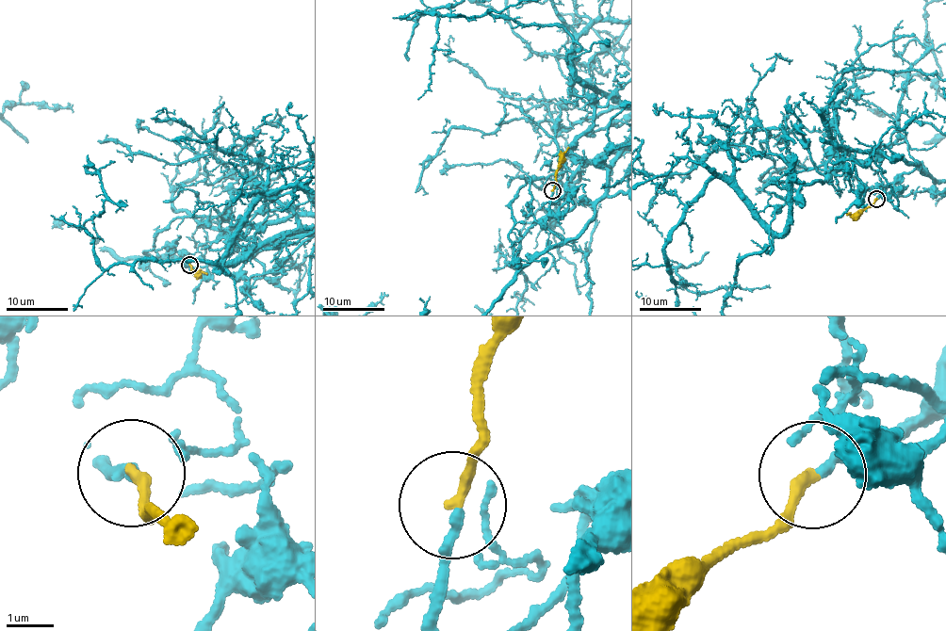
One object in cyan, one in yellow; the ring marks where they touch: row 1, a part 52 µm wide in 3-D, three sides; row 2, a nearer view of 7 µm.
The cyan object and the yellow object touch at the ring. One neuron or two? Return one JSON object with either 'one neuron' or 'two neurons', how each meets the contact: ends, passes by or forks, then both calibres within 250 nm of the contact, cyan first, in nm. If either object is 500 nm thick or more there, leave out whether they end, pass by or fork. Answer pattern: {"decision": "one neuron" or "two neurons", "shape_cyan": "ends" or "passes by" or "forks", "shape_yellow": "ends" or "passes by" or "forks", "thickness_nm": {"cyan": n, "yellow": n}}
{"decision": "one neuron", "shape_cyan": "forks", "shape_yellow": "ends", "thickness_nm": {"cyan": 120, "yellow": 240}}

